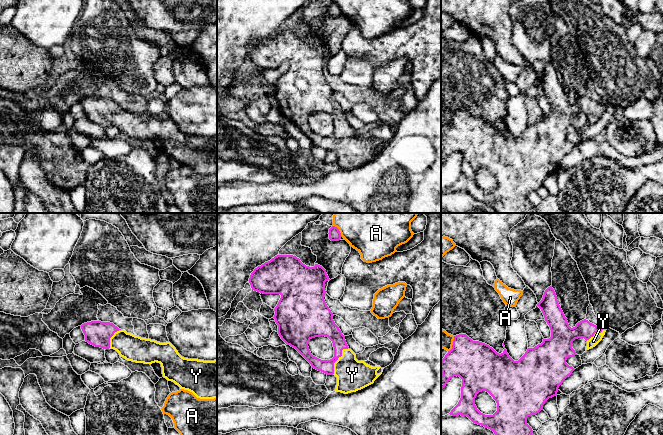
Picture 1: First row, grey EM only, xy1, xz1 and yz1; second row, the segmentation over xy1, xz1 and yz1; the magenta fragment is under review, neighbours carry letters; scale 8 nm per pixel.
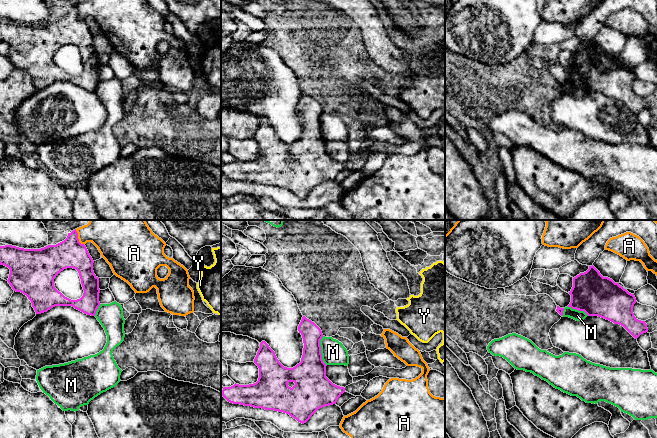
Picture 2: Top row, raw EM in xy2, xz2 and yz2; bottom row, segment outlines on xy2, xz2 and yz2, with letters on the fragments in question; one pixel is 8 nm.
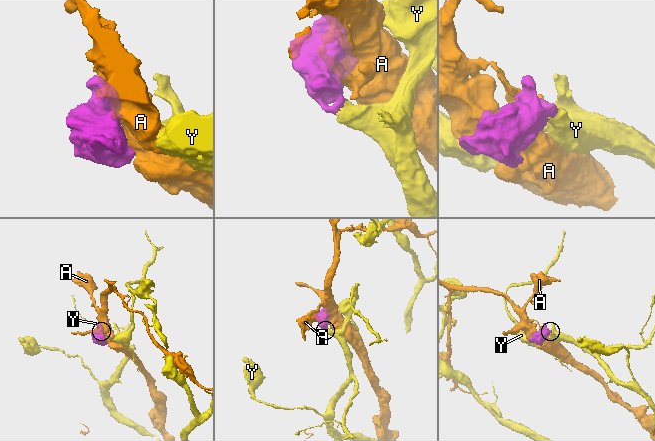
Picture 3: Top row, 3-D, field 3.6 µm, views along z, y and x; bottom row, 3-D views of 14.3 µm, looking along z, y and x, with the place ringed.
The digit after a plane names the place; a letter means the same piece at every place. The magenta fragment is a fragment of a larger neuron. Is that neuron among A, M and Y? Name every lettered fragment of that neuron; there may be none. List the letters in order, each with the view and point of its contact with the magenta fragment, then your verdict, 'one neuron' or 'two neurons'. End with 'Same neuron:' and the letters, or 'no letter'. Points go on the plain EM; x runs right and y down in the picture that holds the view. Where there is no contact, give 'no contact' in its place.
A: contact xy2 (77, 14); two neurons
M: contact xz2 (320, 127); two neurons
Y: contact xz1 (337, 135); one neuron
Same neuron: Y

